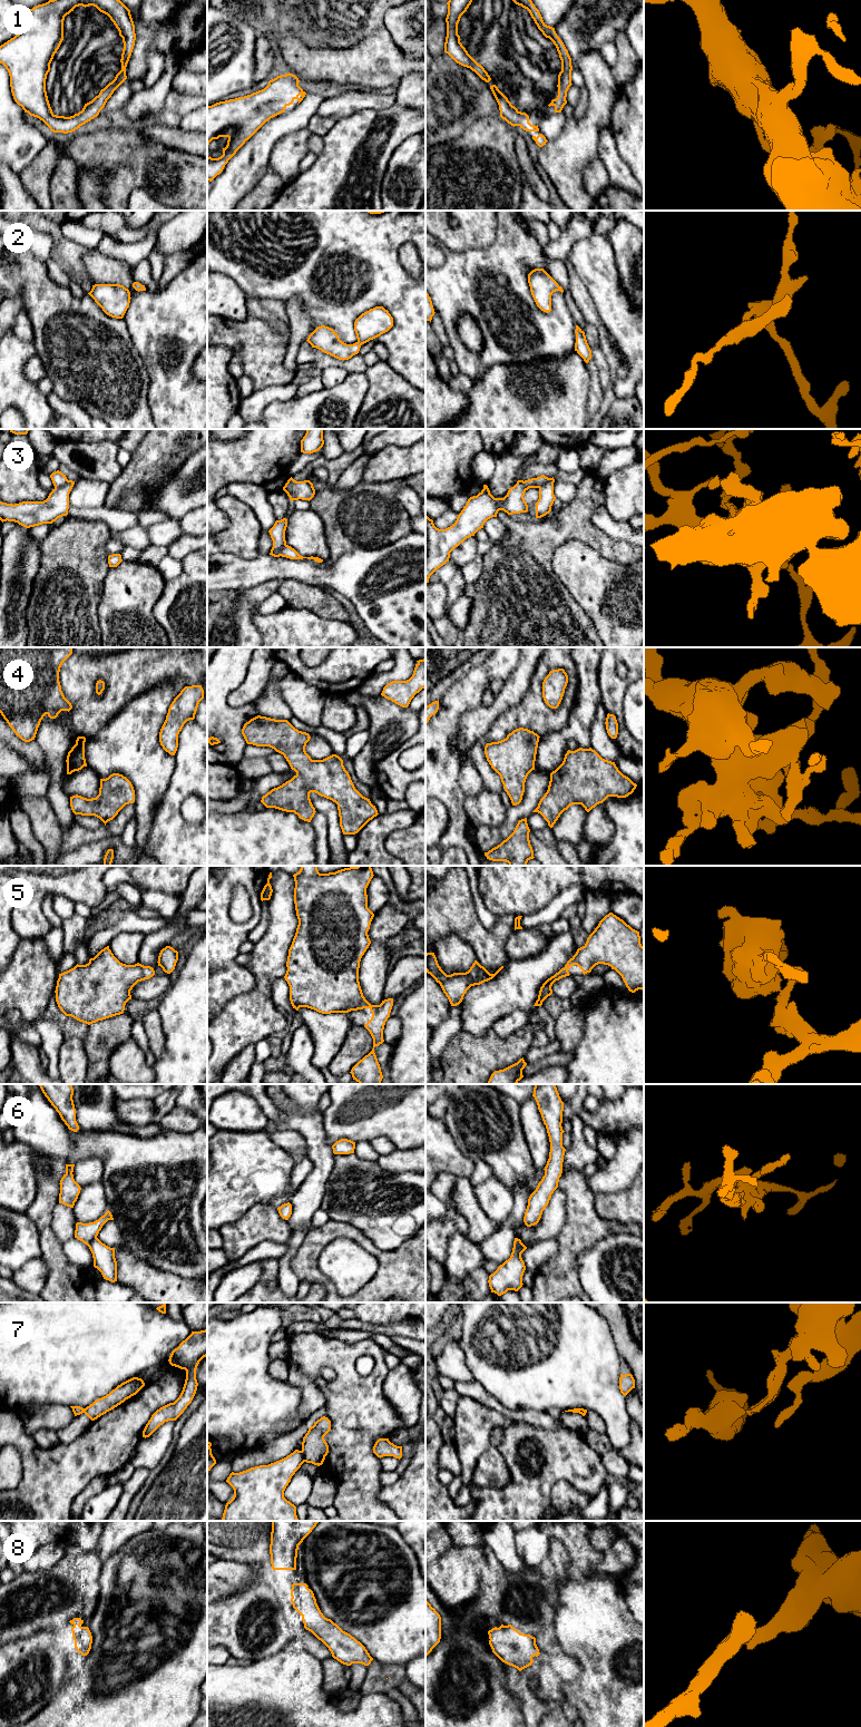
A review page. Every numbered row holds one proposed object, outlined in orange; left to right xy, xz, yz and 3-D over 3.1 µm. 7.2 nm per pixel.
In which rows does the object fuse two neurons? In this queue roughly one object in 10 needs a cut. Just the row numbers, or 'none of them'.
7

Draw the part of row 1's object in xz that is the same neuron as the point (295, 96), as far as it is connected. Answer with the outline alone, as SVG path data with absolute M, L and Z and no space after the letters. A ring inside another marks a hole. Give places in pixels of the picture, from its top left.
M288 72L270 80L262 90L207 106L207 147L213 139L228 138L221 157L207 157L207 180L212 182L219 175L228 160L266 121L284 113L285 108L292 105L295 99L299 100L299 104L303 100L306 92L299 86L299 82L299 78Z

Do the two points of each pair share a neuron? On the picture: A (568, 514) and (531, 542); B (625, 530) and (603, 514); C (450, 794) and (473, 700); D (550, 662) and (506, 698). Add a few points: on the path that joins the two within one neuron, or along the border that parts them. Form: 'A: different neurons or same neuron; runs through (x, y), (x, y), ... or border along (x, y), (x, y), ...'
A: same neuron; runs through (560, 523), (549, 534), (540, 537)
B: same neuron; runs through (619, 530), (606, 519)
C: same neuron; runs through (443, 769), (443, 724), (448, 719)
D: different neurons; border along (540, 659), (531, 677), (530, 685), (521, 701)

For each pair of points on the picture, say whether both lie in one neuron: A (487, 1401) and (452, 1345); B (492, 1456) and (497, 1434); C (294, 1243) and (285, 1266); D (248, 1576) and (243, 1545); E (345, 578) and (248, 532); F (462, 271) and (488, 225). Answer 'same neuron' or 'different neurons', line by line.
A: different neurons
B: same neuron
C: same neuron
D: different neurons
E: different neurons
F: different neurons

